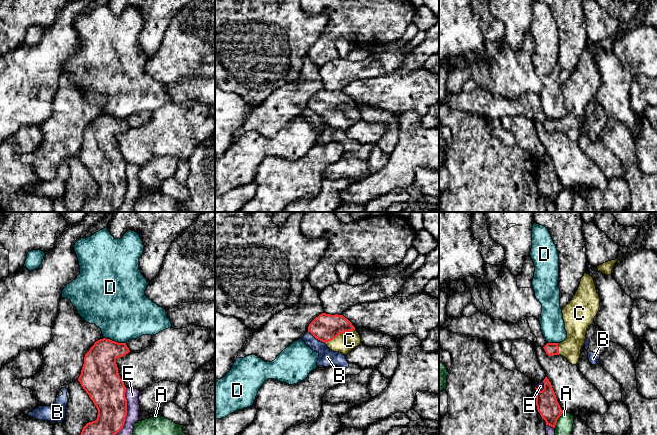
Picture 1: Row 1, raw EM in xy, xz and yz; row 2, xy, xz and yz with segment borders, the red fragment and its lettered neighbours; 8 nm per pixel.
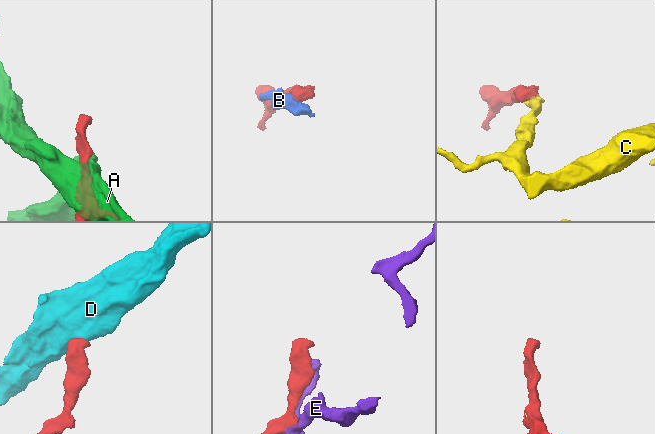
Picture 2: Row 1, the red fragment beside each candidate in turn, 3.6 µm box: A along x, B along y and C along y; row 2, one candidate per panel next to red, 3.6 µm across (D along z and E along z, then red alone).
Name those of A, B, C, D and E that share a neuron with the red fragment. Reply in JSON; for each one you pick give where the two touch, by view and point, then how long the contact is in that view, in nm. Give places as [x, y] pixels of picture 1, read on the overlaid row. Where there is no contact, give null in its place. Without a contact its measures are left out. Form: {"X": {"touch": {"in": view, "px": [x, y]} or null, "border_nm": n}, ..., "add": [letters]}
{"C": {"touch": {"in": "xz", "px": [339, 333]}, "border_nm": 260}, "add": ["C"]}

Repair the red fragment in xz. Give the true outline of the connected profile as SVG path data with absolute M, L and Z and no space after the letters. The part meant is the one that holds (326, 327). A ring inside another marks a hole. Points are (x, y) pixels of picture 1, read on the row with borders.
M322 313L309 324L308 332L316 339L324 342L330 350L344 355L347 355L352 349L362 344L359 333L343 315Z

